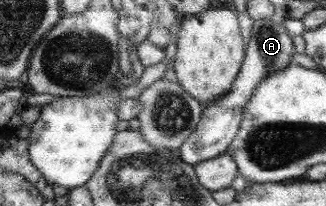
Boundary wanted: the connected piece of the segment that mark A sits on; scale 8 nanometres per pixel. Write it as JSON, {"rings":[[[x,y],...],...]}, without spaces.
{"rings":[[[276,18],[254,22],[247,50],[248,55],[239,71],[238,78],[235,79],[234,86],[231,87],[228,94],[205,106],[203,117],[195,133],[180,148],[181,158],[186,163],[195,166],[197,163],[207,162],[219,155],[226,154],[231,143],[239,134],[244,119],[244,110],[247,109],[248,103],[254,97],[263,79],[266,79],[273,71],[280,71],[288,67],[296,53],[292,35],[285,23],[278,22]]]}

